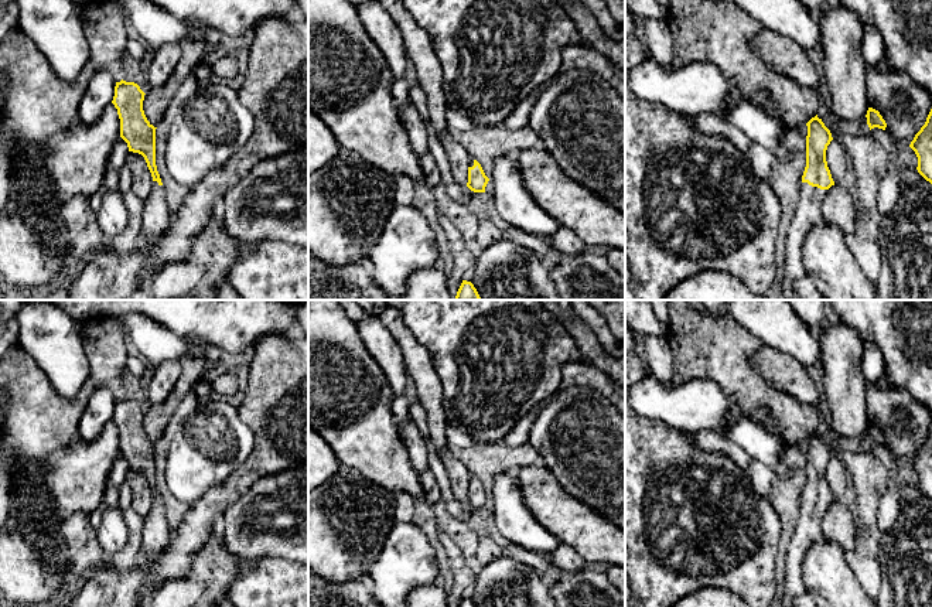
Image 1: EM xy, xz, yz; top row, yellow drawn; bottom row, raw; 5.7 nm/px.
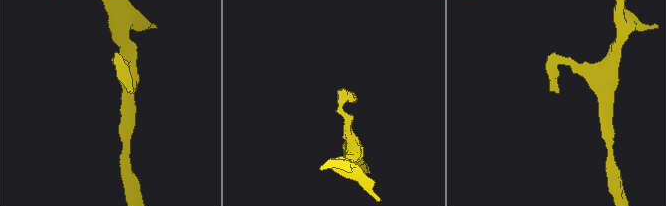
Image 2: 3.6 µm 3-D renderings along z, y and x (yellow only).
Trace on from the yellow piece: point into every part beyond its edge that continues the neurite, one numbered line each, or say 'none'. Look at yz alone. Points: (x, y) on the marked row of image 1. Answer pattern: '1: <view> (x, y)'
1: yz (809, 211)

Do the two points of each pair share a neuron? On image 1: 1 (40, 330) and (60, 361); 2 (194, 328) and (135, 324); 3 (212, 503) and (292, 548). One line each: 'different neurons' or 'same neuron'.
1: same neuron
2: different neurons
3: different neurons

